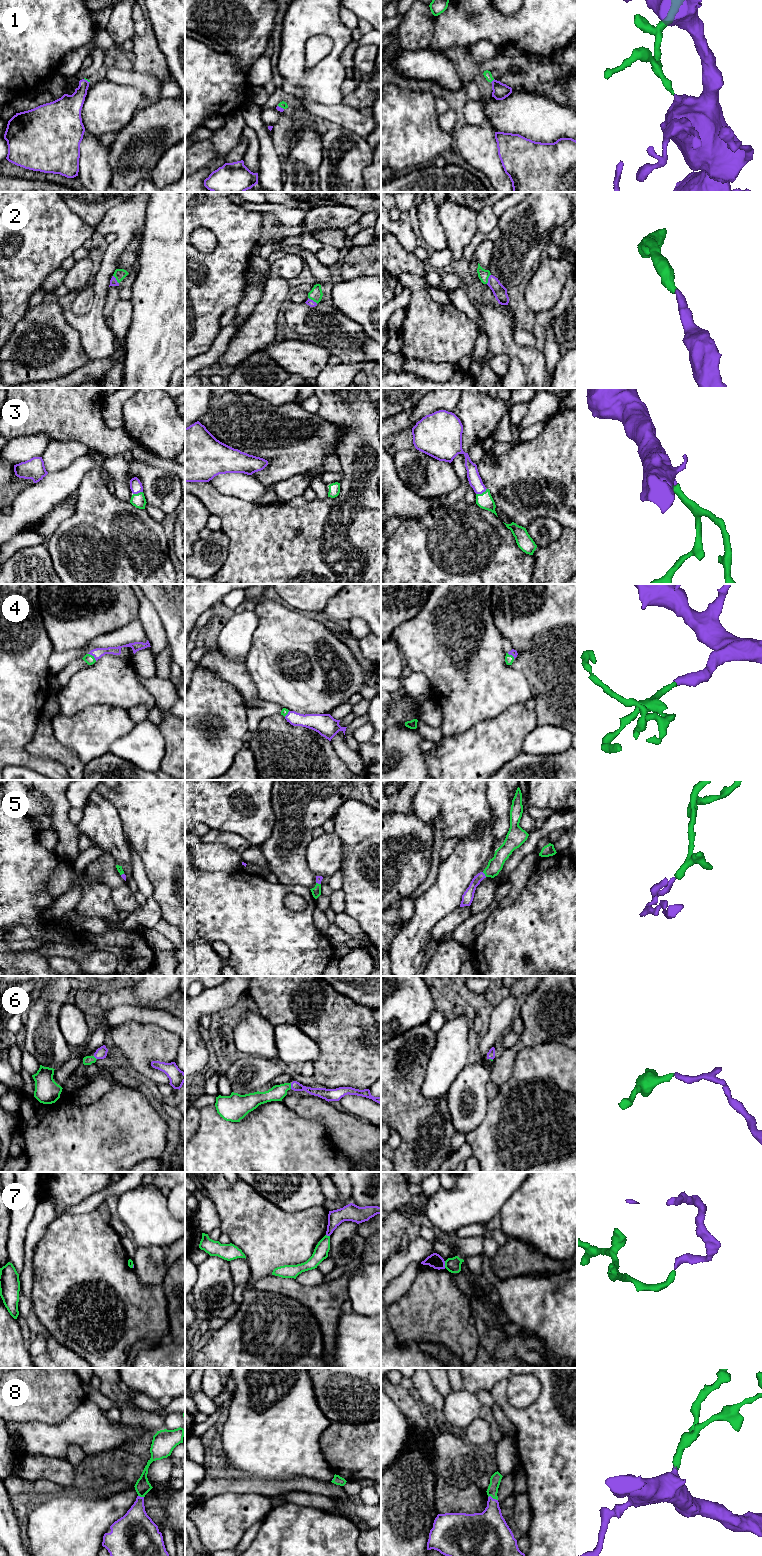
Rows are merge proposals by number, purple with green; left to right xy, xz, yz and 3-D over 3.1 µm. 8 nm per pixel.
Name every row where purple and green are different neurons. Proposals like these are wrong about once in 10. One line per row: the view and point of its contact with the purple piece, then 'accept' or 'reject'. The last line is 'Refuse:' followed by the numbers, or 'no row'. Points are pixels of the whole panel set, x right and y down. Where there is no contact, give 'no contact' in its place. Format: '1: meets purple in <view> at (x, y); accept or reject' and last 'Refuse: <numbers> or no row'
1: meets purple in yz at (493, 80); accept
2: meets purple in xz at (312, 300); accept
3: meets purple in yz at (481, 493); accept
4: meets purple in xy at (92, 655); accept
5: meets purple in yz at (484, 874); accept
6: meets purple in xz at (291, 1086); accept
7: meets purple in yz at (444, 1264); reject
8: meets purple in yz at (492, 1498); accept
Refuse: 7

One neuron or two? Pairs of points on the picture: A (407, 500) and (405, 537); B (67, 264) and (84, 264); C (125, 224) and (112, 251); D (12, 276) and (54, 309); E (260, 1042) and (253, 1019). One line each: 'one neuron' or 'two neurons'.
A: two neurons
B: two neurons
C: one neuron
D: two neurons
E: one neuron

